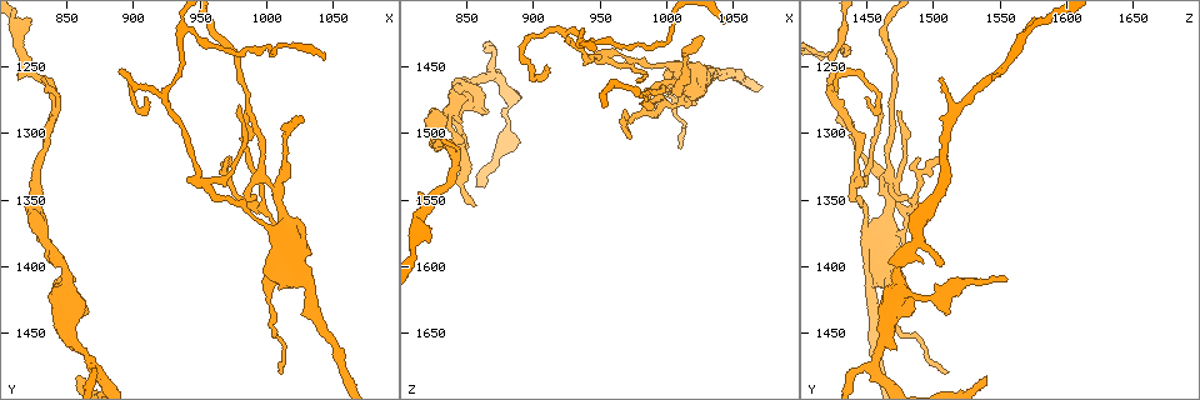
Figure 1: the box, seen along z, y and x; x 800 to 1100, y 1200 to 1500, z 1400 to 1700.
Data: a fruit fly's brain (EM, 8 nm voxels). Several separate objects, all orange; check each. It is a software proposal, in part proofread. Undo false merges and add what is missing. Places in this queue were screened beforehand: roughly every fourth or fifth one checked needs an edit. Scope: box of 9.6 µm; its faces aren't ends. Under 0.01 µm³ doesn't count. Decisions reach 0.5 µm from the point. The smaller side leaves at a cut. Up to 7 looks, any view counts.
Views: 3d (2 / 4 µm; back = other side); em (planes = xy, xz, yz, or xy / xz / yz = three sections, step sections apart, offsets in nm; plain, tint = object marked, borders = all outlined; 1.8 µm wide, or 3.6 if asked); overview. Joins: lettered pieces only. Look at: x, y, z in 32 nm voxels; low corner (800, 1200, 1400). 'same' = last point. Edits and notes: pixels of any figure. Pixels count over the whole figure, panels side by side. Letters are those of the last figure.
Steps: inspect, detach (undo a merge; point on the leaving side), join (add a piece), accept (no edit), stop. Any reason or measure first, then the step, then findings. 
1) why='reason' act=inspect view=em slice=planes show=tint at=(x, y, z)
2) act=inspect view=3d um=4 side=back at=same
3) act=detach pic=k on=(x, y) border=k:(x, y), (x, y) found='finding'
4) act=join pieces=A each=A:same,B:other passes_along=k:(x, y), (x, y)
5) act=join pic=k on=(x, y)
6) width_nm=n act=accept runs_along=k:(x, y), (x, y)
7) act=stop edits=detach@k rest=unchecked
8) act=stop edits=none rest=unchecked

why='thick turns thin' act=inspect view=em um=3.6 slice=yz step=4 show=tint at=(1016, 1402, 1464)

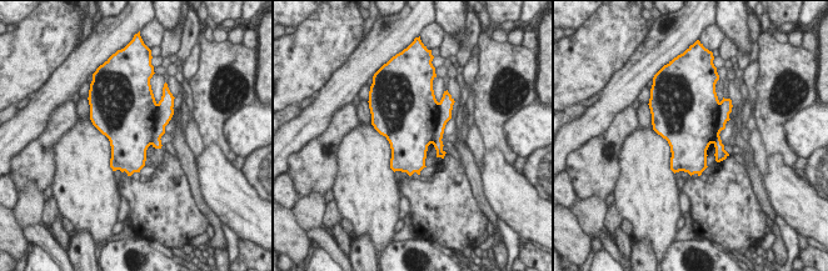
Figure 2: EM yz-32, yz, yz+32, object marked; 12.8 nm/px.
act=inspect view=em um=3.6 slice=xz step=4 show=borders at=same

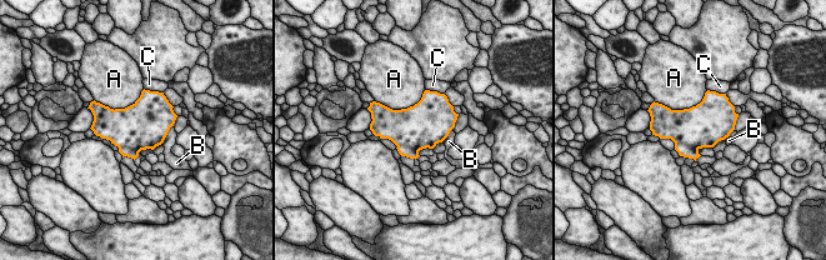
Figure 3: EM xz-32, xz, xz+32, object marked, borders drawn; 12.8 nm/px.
width_nm=550 act=detach pic=3 on=(684, 150) each=A:other,B:other,C:other border=3:(675, 144), (686, 144), (697, 150) found='two neurons meet here'

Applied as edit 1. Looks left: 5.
why='four arms meet' act=inspect view=em slice=planes show=plain at=(1008, 1344, 1466)

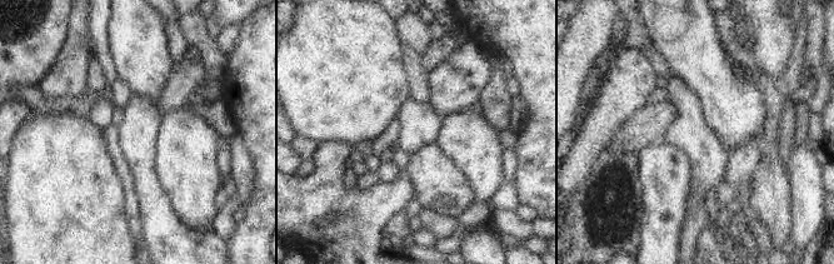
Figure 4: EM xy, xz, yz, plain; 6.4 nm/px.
act=inspect view=em slice=planes show=tint at=same

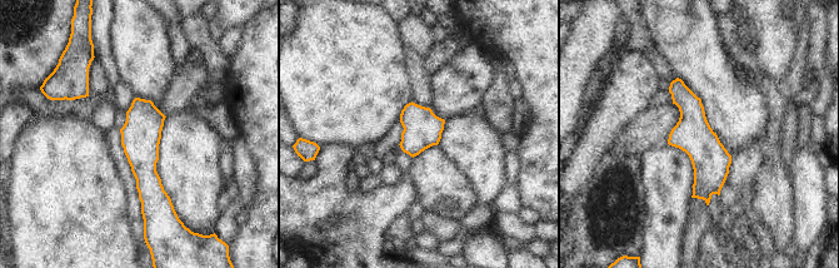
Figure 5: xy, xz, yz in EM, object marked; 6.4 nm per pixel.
why='see the neighbours' act=inspect view=em slice=planes show=borders at=same

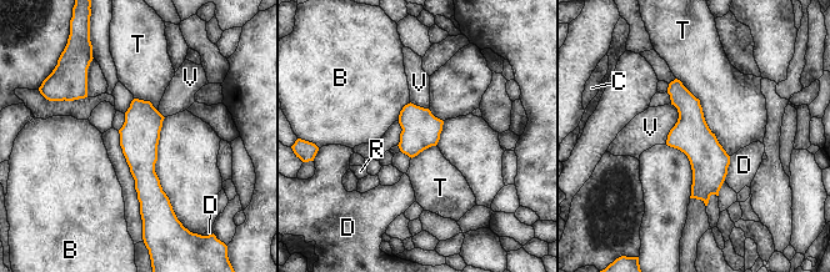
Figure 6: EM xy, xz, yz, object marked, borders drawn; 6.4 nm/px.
act=accept each=B:other,C:other,D:other,R:other,T:other,V:other runs_along=6:(676, 82), (705, 154), (705, 199) found='continuous, no second neuron'

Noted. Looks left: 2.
act=stop edits=detach@3 rest=unchecked

